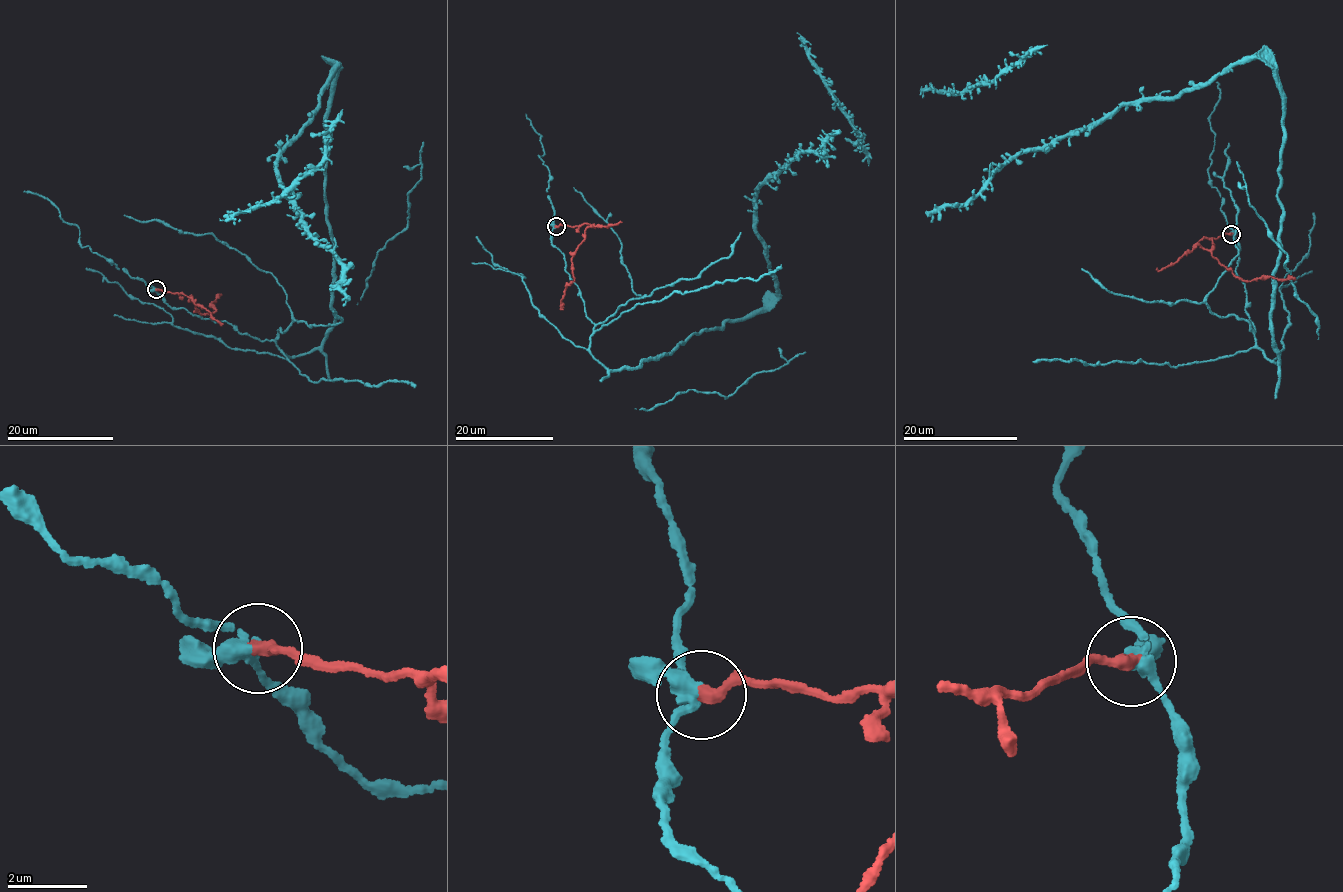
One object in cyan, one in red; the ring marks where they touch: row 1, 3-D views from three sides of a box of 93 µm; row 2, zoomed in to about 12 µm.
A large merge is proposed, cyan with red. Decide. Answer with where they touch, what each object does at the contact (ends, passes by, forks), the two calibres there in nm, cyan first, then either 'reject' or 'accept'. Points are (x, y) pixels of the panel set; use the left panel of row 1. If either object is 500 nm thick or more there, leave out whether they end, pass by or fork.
at (156, 289); cyan forks there; red ends there; 280 nm thick on the cyan side, 320 nm on the other; reject

